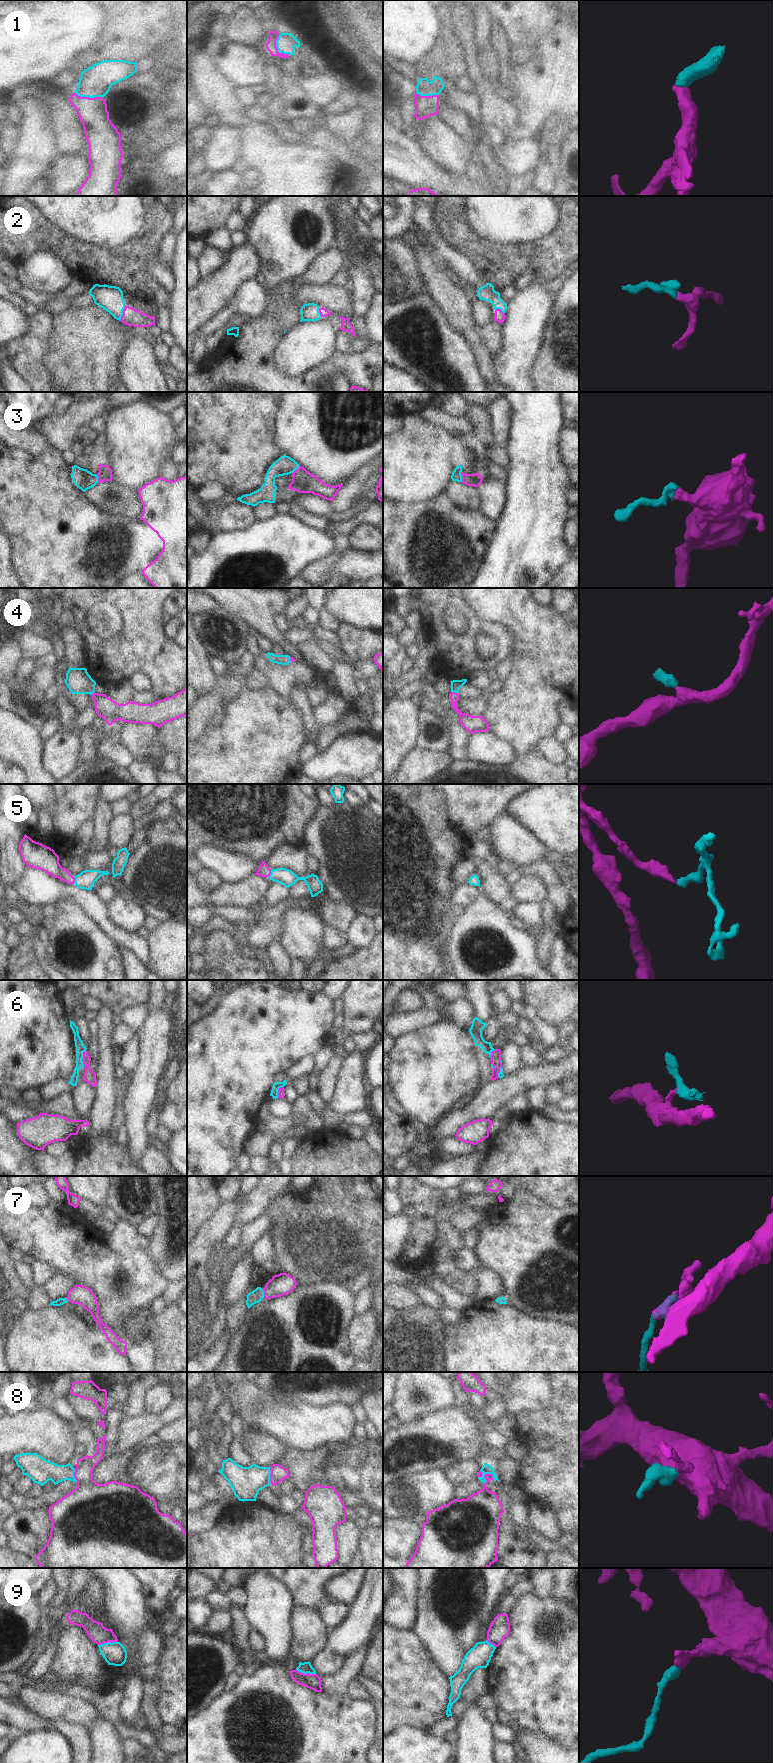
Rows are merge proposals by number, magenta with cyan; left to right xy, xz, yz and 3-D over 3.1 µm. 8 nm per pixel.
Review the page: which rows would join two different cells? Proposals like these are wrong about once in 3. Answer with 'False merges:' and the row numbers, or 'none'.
False merges: 6, 9

